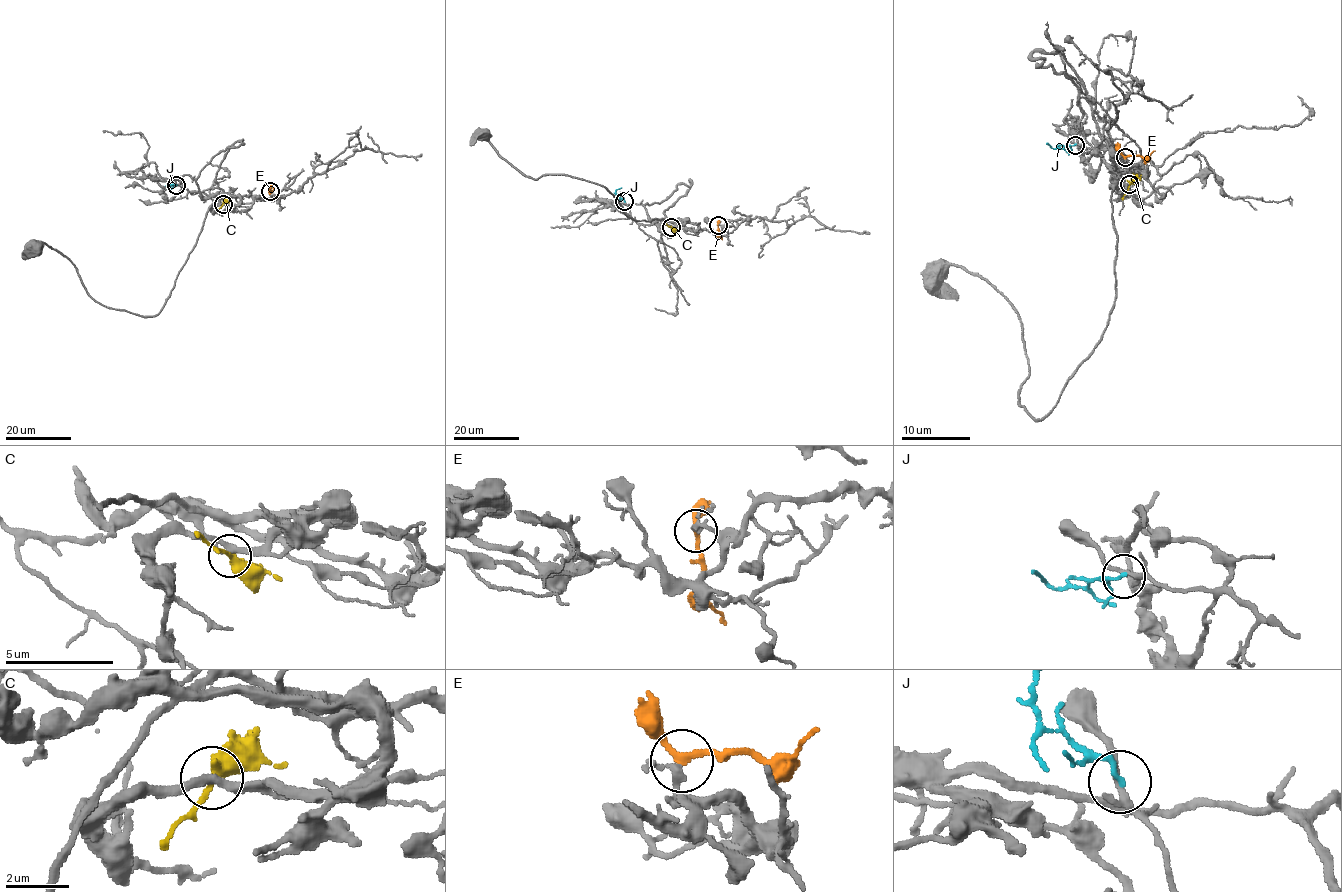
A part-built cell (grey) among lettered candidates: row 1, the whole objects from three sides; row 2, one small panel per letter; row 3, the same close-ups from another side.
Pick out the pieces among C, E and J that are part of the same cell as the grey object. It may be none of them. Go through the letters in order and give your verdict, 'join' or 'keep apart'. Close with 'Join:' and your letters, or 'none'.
C: keep apart
E: join
J: keep apart
Join: E

